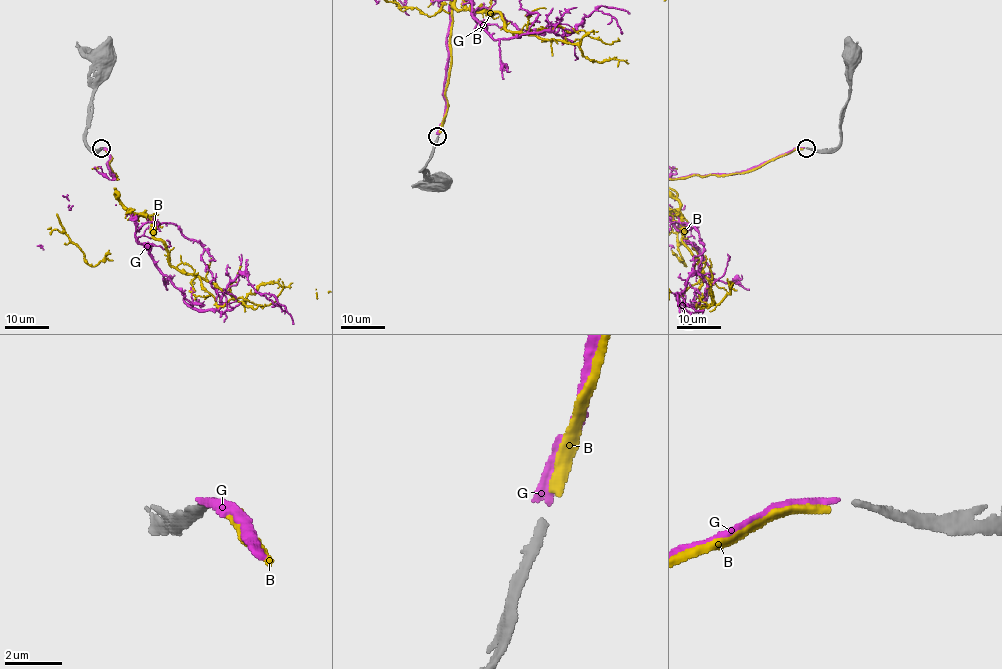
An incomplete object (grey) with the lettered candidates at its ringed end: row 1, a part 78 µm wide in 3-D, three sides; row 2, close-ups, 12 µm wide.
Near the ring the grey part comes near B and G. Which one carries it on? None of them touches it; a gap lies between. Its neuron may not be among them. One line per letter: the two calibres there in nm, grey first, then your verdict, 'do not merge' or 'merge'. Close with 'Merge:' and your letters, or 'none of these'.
B: calibres 280 and 360 nm; do not merge
G: calibres 280 and 360 nm; merge
Merge: G

